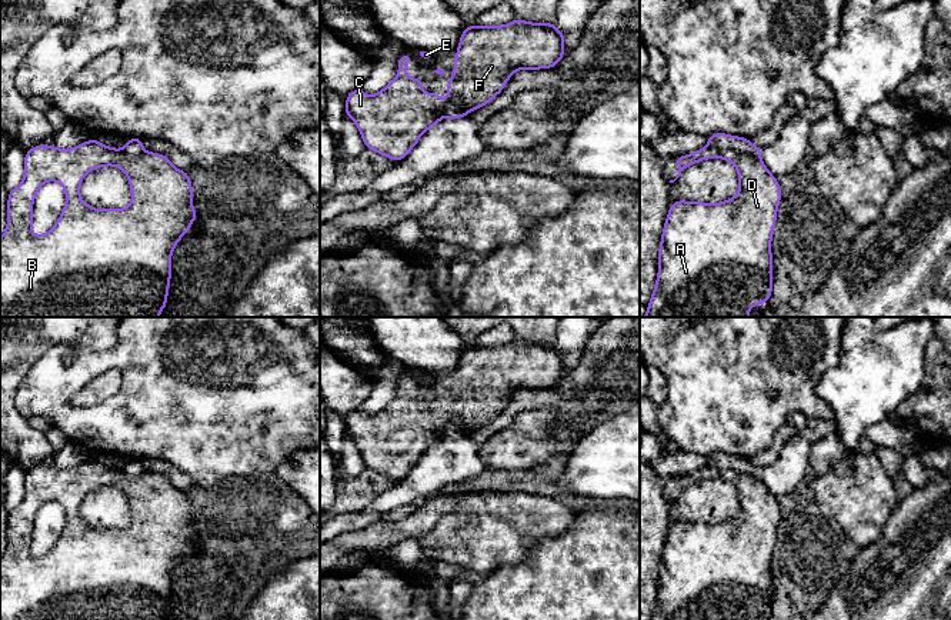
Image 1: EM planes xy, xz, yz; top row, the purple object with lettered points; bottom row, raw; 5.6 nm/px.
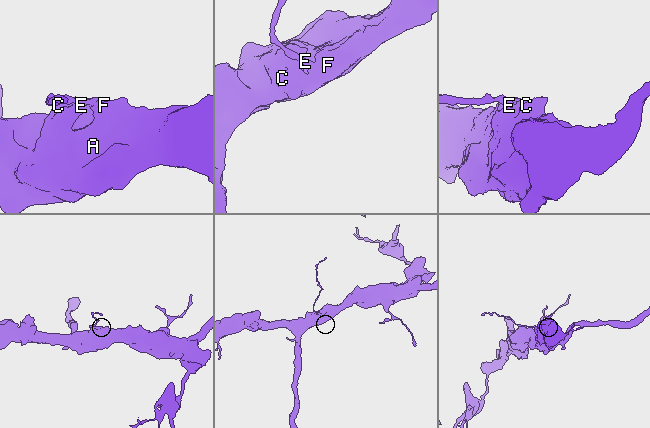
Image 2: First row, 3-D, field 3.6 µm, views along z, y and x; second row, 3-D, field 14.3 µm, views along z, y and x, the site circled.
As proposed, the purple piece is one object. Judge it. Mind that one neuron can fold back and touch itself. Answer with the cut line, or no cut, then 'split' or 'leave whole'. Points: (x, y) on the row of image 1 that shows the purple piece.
cut in yz along (708, 143), (720, 149), (733, 149), (758, 157); split

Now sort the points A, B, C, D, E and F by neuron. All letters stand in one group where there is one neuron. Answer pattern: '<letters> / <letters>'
A B C D F / E

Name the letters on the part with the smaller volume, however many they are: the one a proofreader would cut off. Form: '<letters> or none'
E

